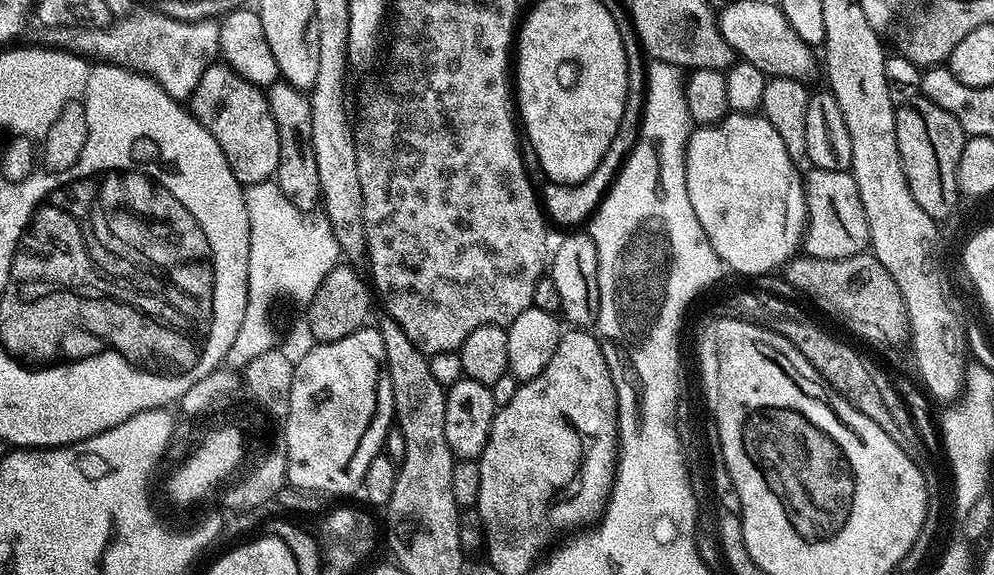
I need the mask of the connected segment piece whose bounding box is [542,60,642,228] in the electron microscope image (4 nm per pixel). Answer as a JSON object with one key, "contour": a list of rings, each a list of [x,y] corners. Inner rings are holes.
{"contour":[[[632,60],[627,62],[627,96],[626,105],[623,106],[622,119],[618,122],[618,131],[614,134],[613,141],[610,142],[609,149],[602,156],[602,160],[590,176],[578,184],[554,184],[547,183],[546,188],[542,190],[542,206],[547,217],[562,225],[577,227],[585,223],[596,211],[597,205],[603,199],[604,193],[611,187],[615,180],[616,173],[623,164],[628,153],[631,152],[640,132],[640,121],[642,116],[628,116],[628,108],[632,108]]]}

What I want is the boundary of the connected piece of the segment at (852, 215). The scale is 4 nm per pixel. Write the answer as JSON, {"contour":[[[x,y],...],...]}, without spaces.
{"contour":[[[812,168],[803,177],[804,195],[808,201],[808,218],[802,248],[814,258],[837,260],[850,258],[869,247],[868,223],[862,198],[858,194],[858,182],[851,171],[822,170]]]}

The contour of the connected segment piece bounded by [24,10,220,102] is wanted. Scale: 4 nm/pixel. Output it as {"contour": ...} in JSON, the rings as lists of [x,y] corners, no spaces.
{"contour":[[[155,10],[149,12],[133,14],[102,28],[67,23],[53,27],[37,25],[25,31],[24,39],[31,47],[52,48],[91,62],[114,64],[142,73],[158,83],[174,99],[187,101],[197,88],[209,62],[219,55],[220,25],[211,19],[184,22]]]}

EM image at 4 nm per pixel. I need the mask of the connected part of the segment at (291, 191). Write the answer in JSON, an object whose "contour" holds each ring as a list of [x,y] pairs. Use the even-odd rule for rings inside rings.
{"contour":[[[283,82],[271,84],[266,89],[266,95],[270,114],[274,118],[274,126],[278,126],[280,161],[274,177],[276,185],[295,208],[311,213],[312,207],[320,204],[318,162],[314,162],[314,142],[312,141],[312,101],[301,89]]]}

